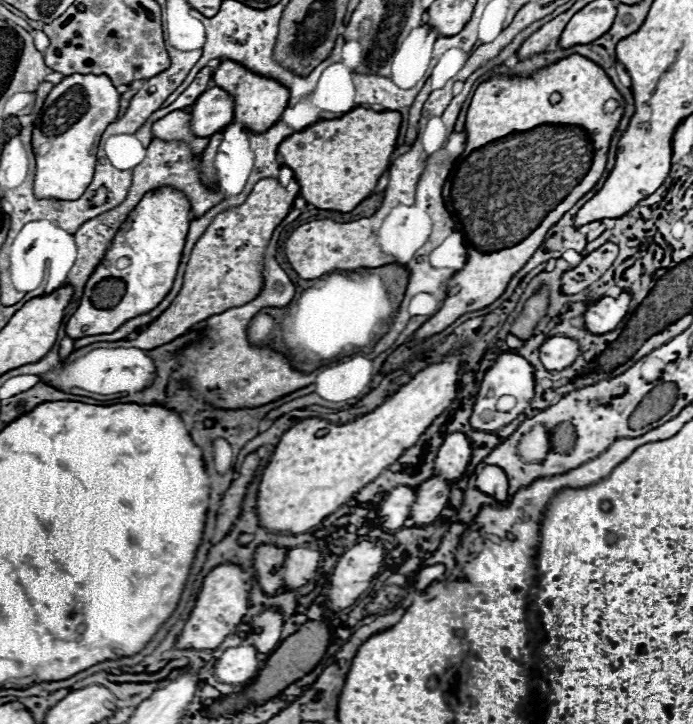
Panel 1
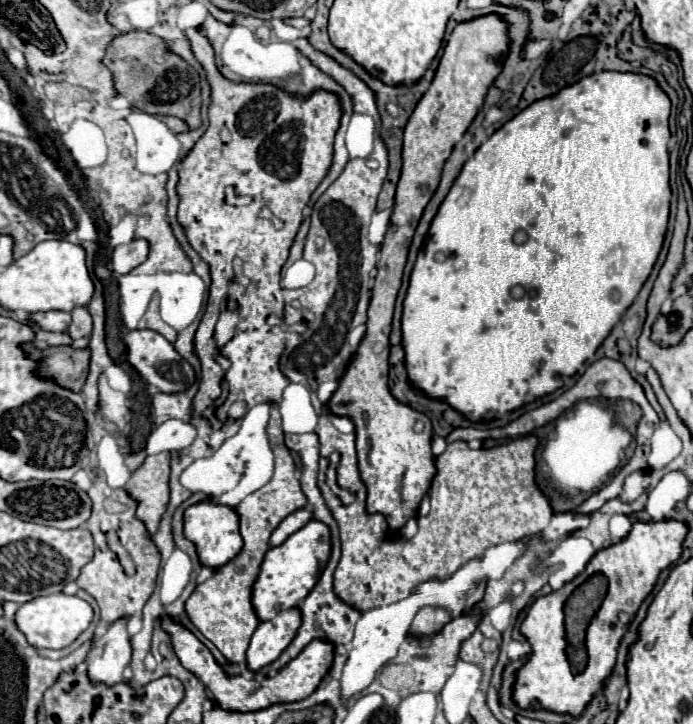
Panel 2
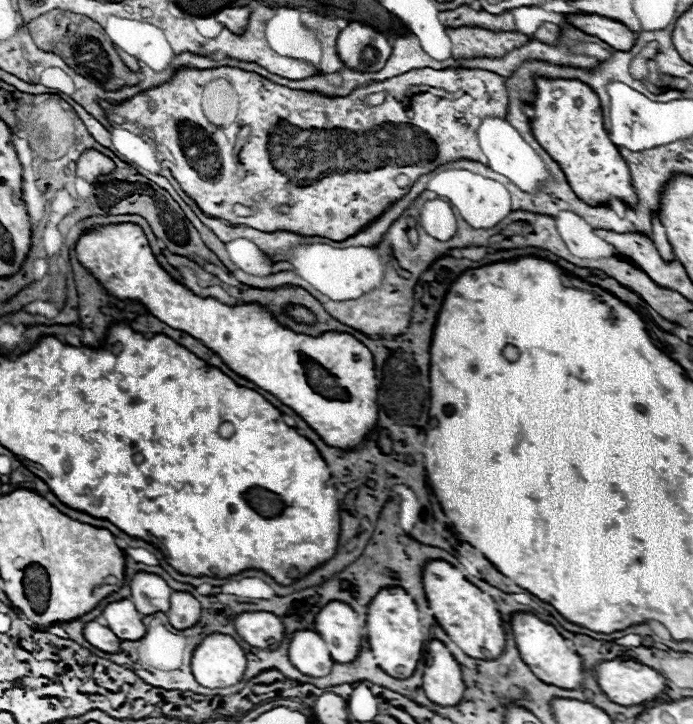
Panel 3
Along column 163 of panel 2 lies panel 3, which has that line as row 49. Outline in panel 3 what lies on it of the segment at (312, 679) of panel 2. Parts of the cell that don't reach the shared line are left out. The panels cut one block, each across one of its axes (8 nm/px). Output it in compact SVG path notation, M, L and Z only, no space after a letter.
M564 14L564 22L576 26L590 36L598 36L614 50L630 50L636 42L636 34L632 34L624 24L600 18L596 14Z

